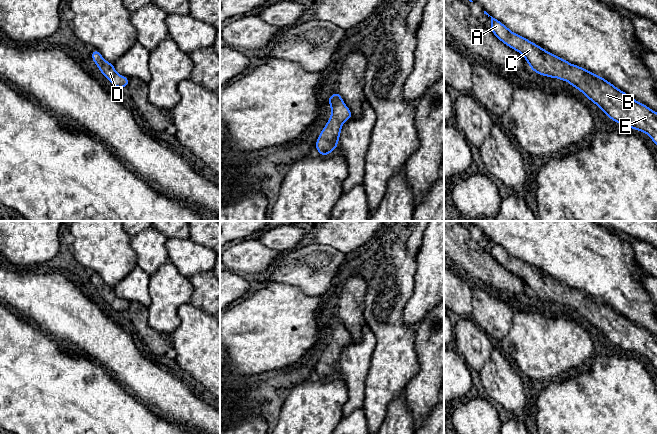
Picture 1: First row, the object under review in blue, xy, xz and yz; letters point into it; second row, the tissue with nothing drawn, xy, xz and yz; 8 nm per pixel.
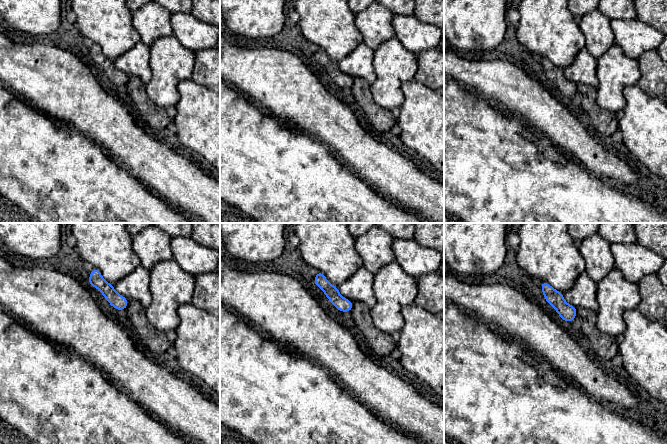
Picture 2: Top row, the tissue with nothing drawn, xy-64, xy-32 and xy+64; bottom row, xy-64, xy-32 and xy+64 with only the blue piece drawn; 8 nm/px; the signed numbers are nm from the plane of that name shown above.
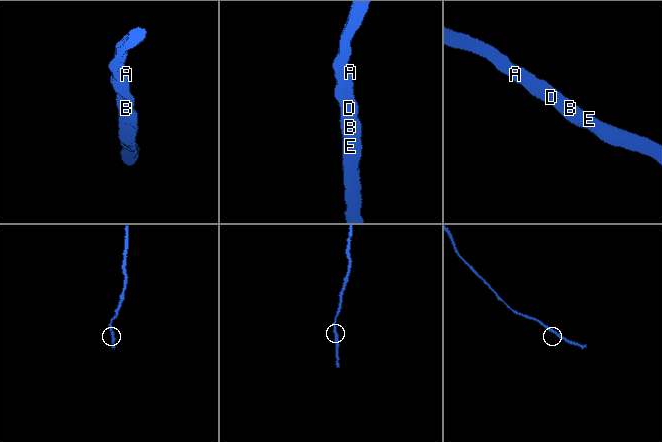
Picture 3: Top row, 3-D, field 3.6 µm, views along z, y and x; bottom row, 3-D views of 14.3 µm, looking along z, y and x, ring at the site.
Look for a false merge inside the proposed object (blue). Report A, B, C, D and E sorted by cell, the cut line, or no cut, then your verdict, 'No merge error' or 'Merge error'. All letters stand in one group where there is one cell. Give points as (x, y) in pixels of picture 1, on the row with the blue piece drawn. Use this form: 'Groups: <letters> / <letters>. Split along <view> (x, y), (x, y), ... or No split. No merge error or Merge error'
Groups: A B C D E. No split. No merge error

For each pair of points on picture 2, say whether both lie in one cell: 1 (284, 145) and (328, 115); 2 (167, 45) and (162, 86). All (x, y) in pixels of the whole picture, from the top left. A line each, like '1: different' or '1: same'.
1: different
2: same

